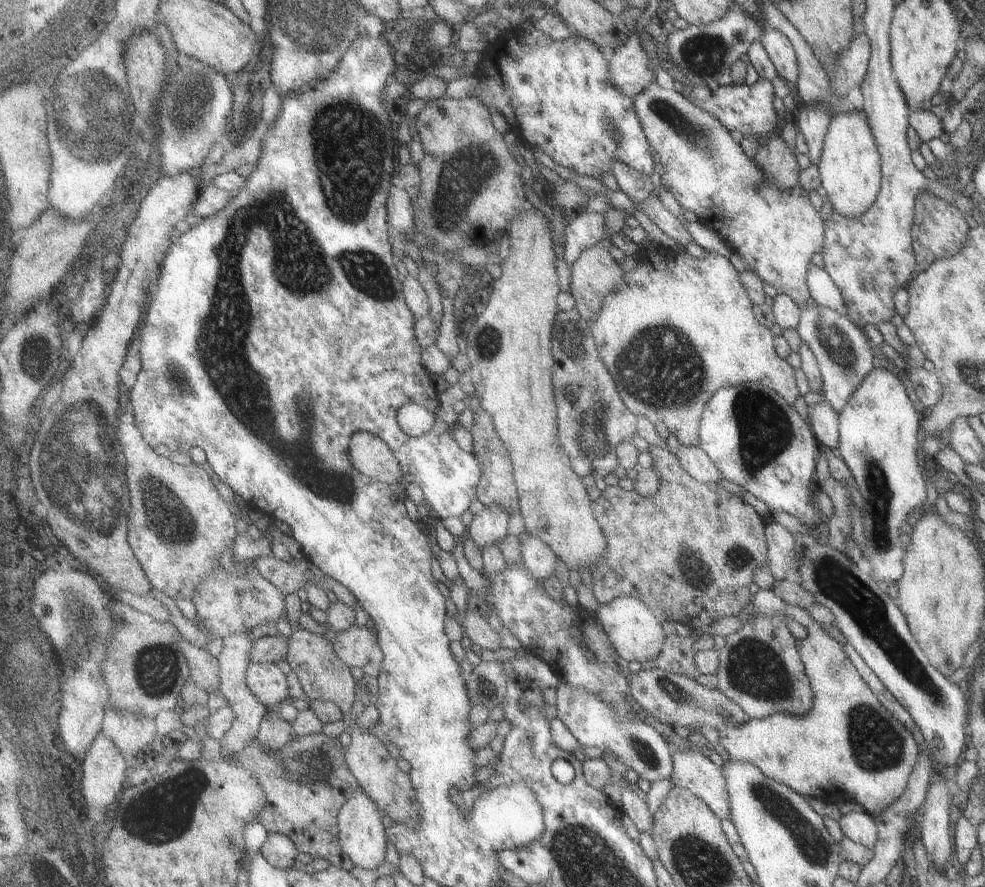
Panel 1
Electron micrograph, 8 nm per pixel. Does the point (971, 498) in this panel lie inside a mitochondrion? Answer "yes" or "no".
no

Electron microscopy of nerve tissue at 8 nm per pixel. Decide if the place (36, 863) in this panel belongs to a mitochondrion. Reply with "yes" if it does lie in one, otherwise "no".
yes

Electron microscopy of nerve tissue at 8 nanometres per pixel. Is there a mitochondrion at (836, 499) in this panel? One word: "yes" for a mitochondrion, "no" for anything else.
no

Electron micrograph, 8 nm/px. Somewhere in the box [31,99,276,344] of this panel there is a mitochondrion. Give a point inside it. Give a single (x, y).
(90, 134)

